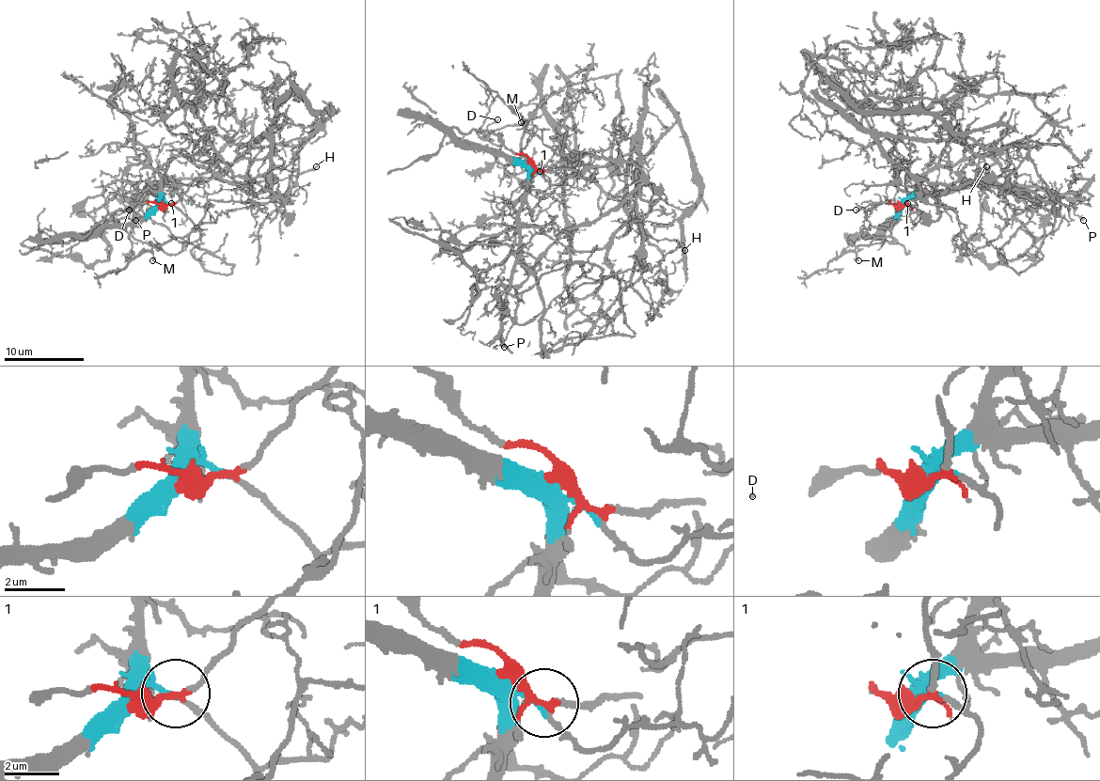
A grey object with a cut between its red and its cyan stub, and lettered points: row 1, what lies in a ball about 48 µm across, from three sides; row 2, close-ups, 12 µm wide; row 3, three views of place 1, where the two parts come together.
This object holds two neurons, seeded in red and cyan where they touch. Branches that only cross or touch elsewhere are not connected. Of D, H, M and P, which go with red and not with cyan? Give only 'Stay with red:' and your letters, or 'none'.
Stay with red: D, H

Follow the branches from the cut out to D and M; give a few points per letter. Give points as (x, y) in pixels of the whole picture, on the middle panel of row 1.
D: (528, 163), (524, 155), (514, 155), (486, 127), (498, 119)
M: (528, 163), (552, 184), (580, 173), (573, 161), (556, 153), (528, 131), (522, 119), (520, 123)

